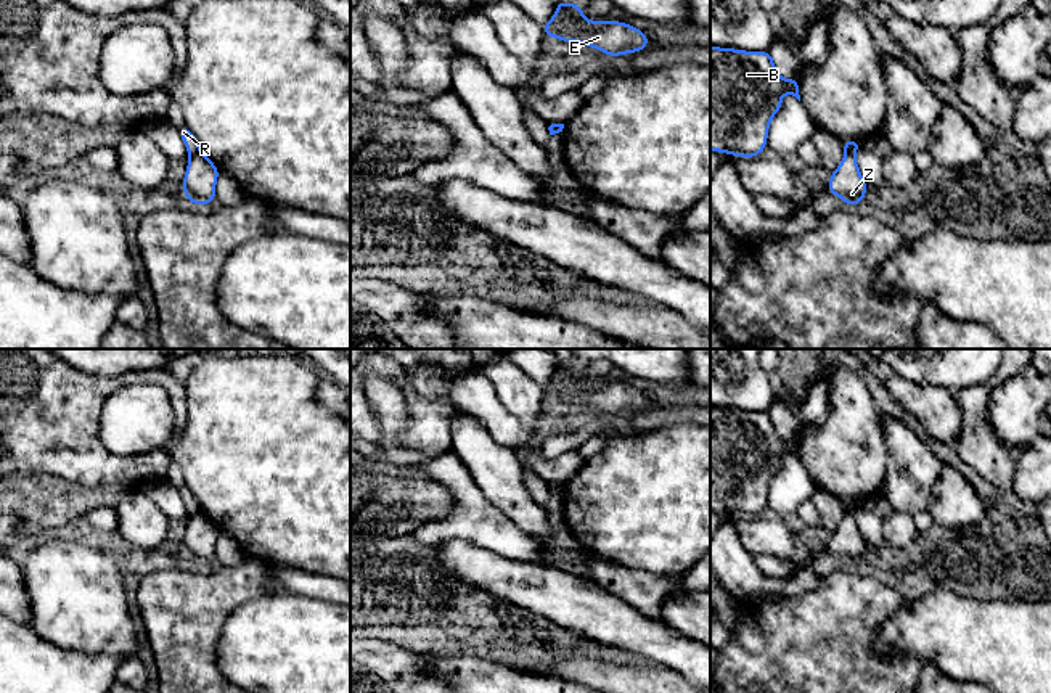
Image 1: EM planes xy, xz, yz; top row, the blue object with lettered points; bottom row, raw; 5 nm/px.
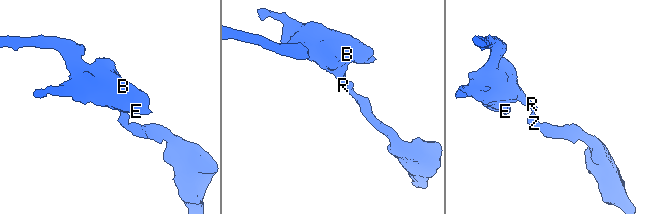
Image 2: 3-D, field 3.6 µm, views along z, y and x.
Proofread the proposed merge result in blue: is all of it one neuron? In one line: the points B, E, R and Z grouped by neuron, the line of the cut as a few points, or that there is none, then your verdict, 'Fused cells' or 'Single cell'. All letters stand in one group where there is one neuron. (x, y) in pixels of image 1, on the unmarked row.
Groups: B E R / Z. Split along xy (200, 510), (190, 515). Fused cells

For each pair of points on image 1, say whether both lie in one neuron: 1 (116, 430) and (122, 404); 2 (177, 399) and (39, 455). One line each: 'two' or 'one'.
1: one
2: one

